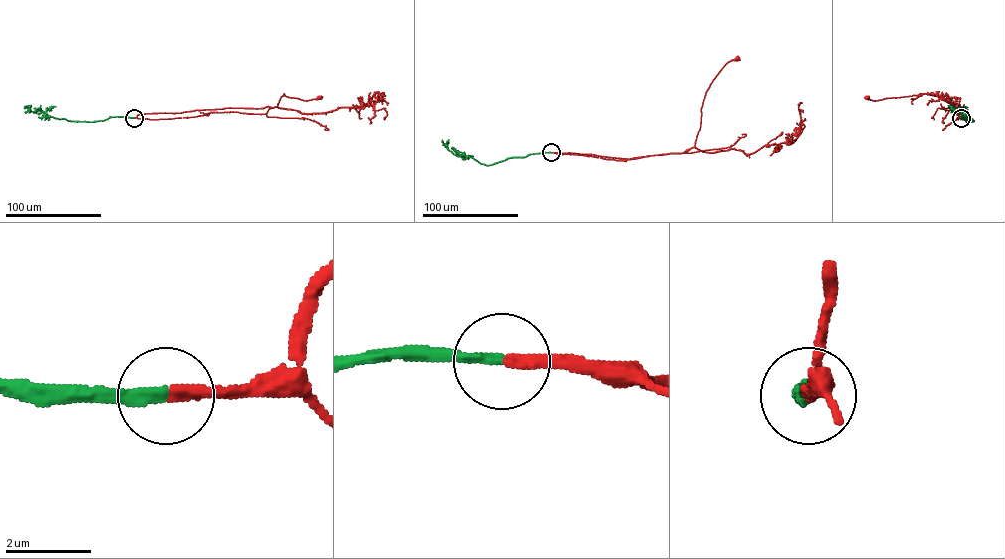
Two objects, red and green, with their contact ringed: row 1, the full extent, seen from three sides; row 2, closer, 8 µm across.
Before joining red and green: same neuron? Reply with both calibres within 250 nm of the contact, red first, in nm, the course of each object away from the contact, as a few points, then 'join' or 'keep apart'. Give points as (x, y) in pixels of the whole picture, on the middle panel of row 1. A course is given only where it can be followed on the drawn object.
300 nm thick on the red side, 280 nm on the other; red runs (551, 152), (631, 159), (684, 152), (694, 146), (705, 92), (723, 66), (737, 58); green runs (551, 152), (507, 158), (485, 165), (463, 153), (461, 157), (454, 154), (442, 140); join

